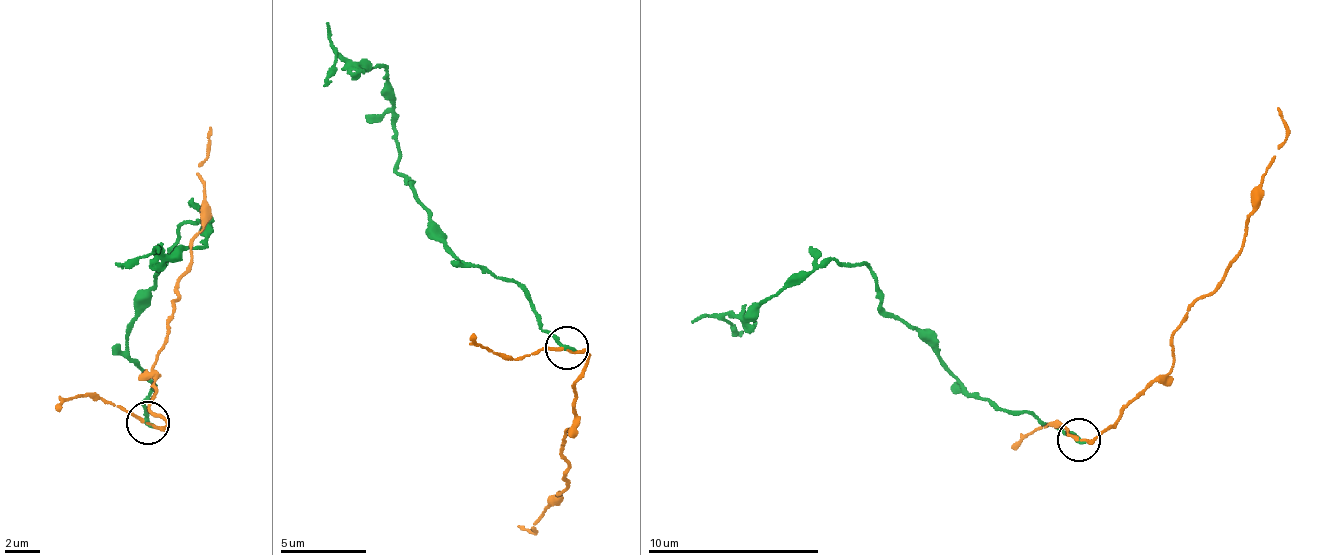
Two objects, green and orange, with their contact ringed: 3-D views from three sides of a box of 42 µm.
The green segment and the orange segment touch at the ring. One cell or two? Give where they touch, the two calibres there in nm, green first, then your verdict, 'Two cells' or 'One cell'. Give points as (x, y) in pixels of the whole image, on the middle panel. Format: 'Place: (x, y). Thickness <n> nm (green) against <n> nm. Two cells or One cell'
Place: (567, 348). Thickness 300 nm (green) against 140 nm. Two cells

